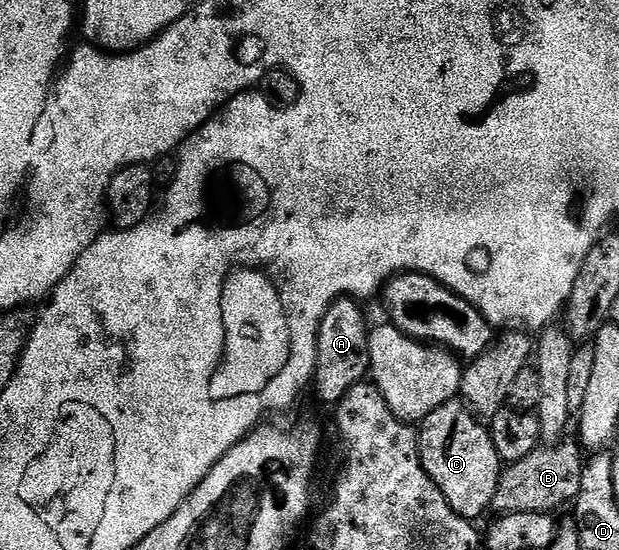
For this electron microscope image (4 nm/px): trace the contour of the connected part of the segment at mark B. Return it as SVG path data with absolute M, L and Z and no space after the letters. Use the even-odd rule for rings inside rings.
M553 441L538 446L517 463L508 464L501 472L491 504L494 512L501 515L515 513L556 512L556 507L572 504L579 493L583 451L576 442Z

